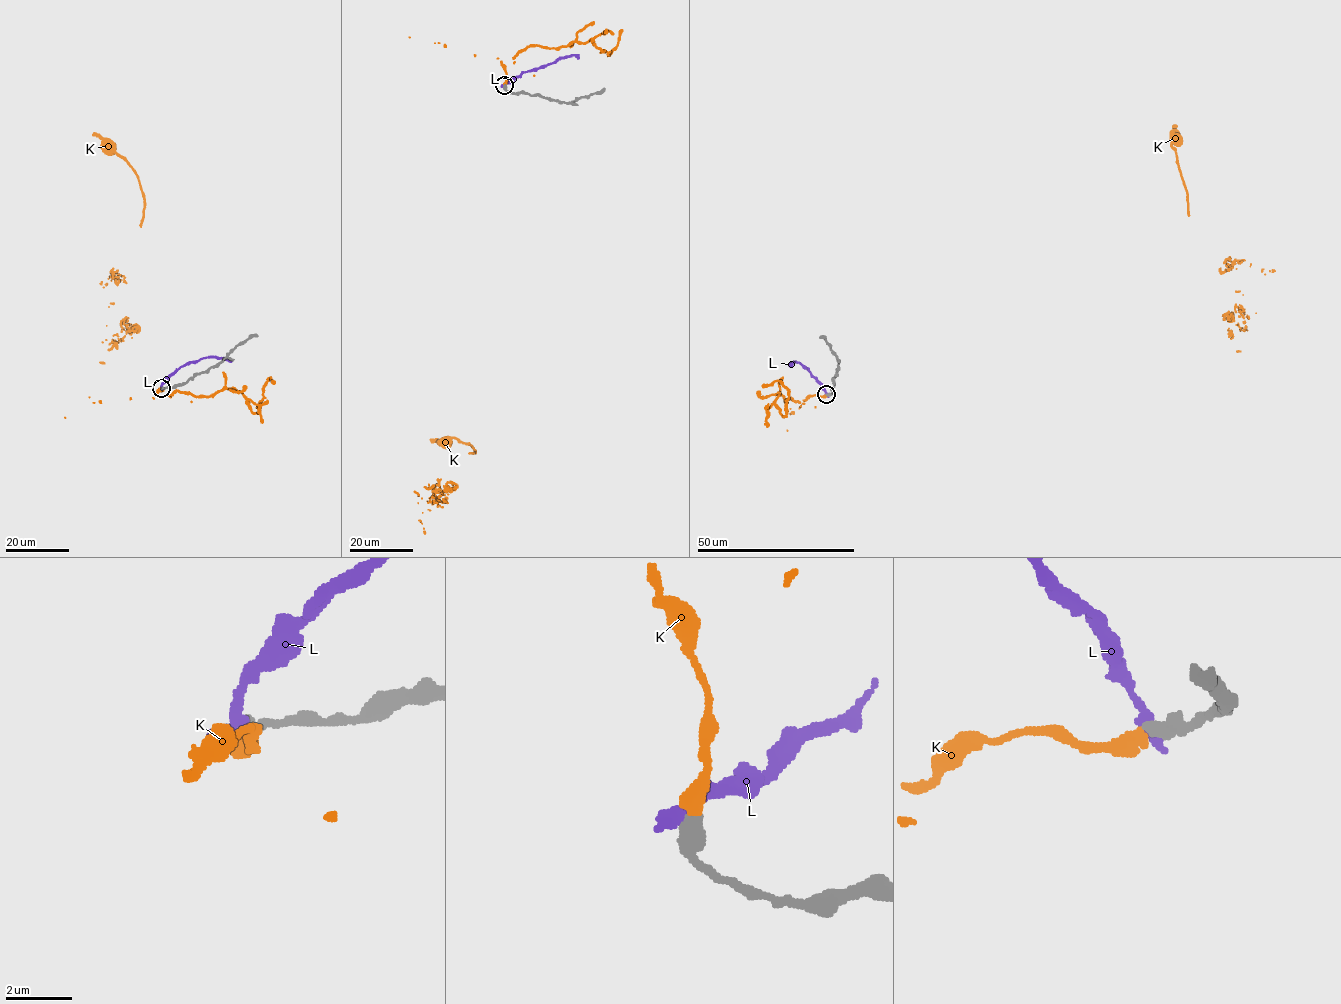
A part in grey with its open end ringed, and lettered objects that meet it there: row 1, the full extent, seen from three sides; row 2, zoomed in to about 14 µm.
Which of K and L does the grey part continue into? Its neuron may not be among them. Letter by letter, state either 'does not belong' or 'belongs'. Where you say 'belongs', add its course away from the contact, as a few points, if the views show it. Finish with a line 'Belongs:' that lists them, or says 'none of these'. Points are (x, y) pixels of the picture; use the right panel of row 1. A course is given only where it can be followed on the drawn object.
K: belongs; course (826, 394), (1188, 216), (1187, 191), (1176, 152), (1171, 146), (1176, 139)
L: does not belong
Belongs: K

